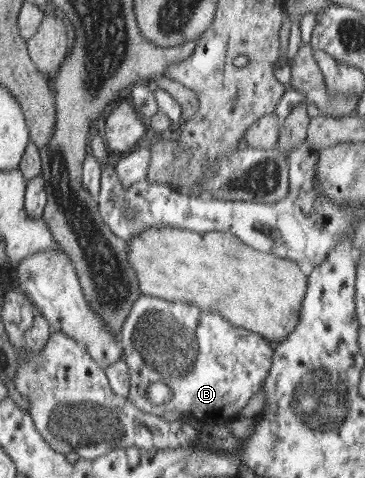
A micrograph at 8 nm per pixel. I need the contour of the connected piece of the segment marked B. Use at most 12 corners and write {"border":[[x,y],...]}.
{"border":[[142,296],[123,325],[128,400],[229,421],[272,347],[222,313]]}

